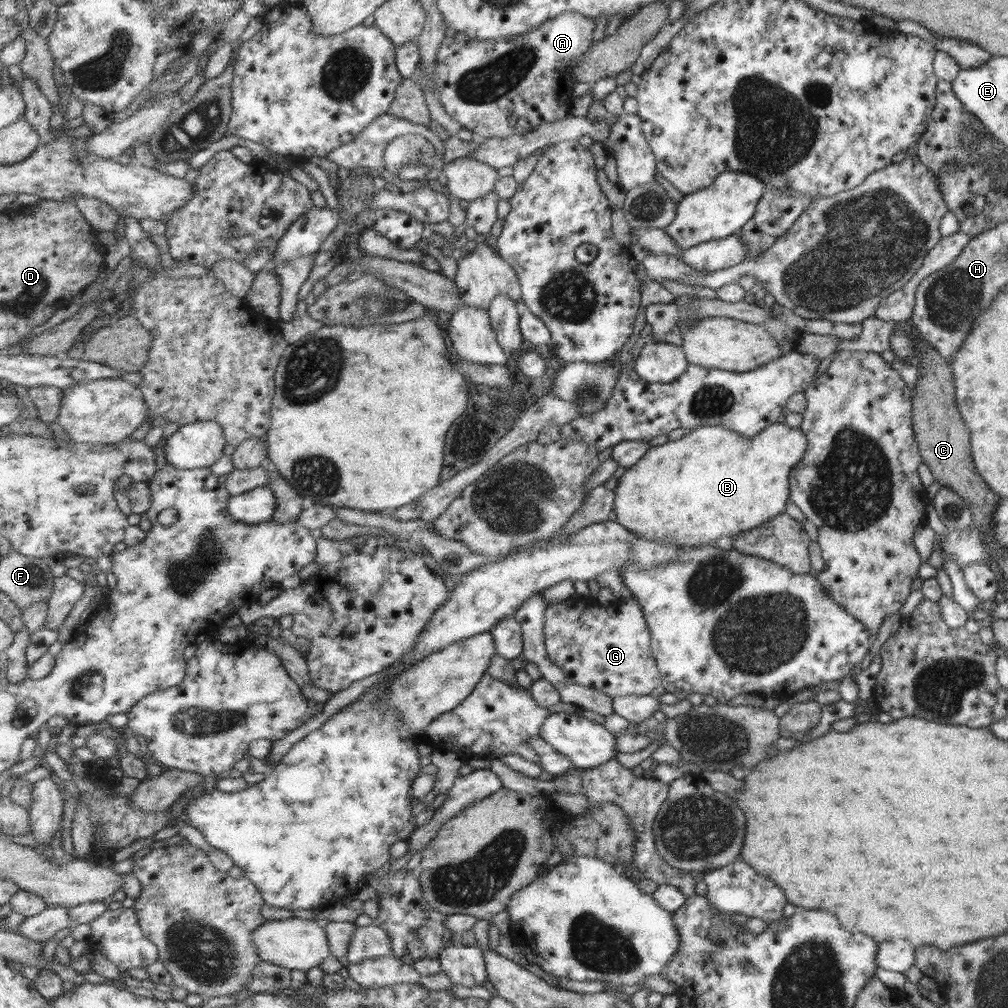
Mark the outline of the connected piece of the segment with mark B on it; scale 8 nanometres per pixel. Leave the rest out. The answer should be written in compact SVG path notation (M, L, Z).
M772 422L763 430L760 430L753 436L741 436L732 430L727 430L724 426L703 426L699 429L691 429L689 433L680 439L667 441L662 445L651 447L645 456L637 464L626 468L617 490L615 490L615 508L617 522L631 532L647 538L655 543L671 543L675 547L687 549L689 547L699 547L702 545L711 545L720 537L732 536L740 531L749 531L752 528L762 525L769 521L773 516L785 513L786 503L789 502L789 484L788 476L792 466L796 465L799 457L804 454L806 447L805 435L799 428L791 428L784 423Z

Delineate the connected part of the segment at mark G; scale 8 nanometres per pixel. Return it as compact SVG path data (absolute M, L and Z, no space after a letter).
M576 592L567 600L552 604L546 609L546 649L551 660L580 685L603 691L612 697L649 695L655 688L662 686L663 675L652 655L652 633L648 627L645 610L634 596L629 600L615 599L609 606L603 606L597 598L585 597Z

